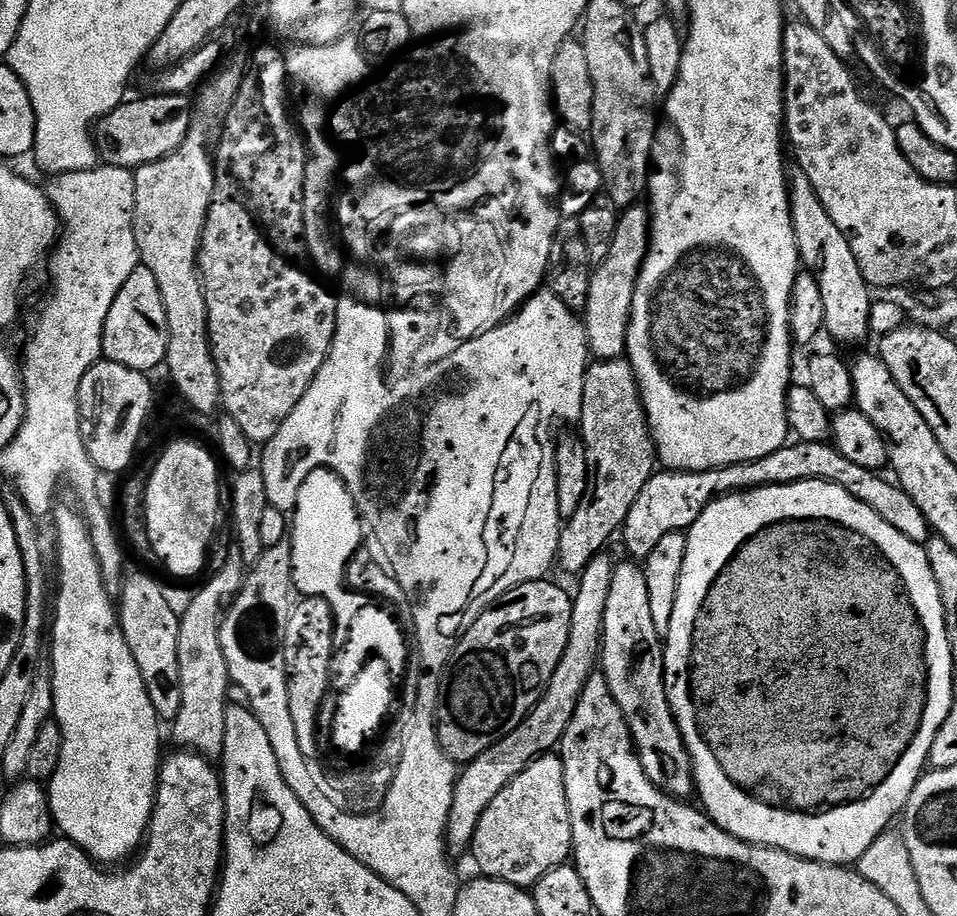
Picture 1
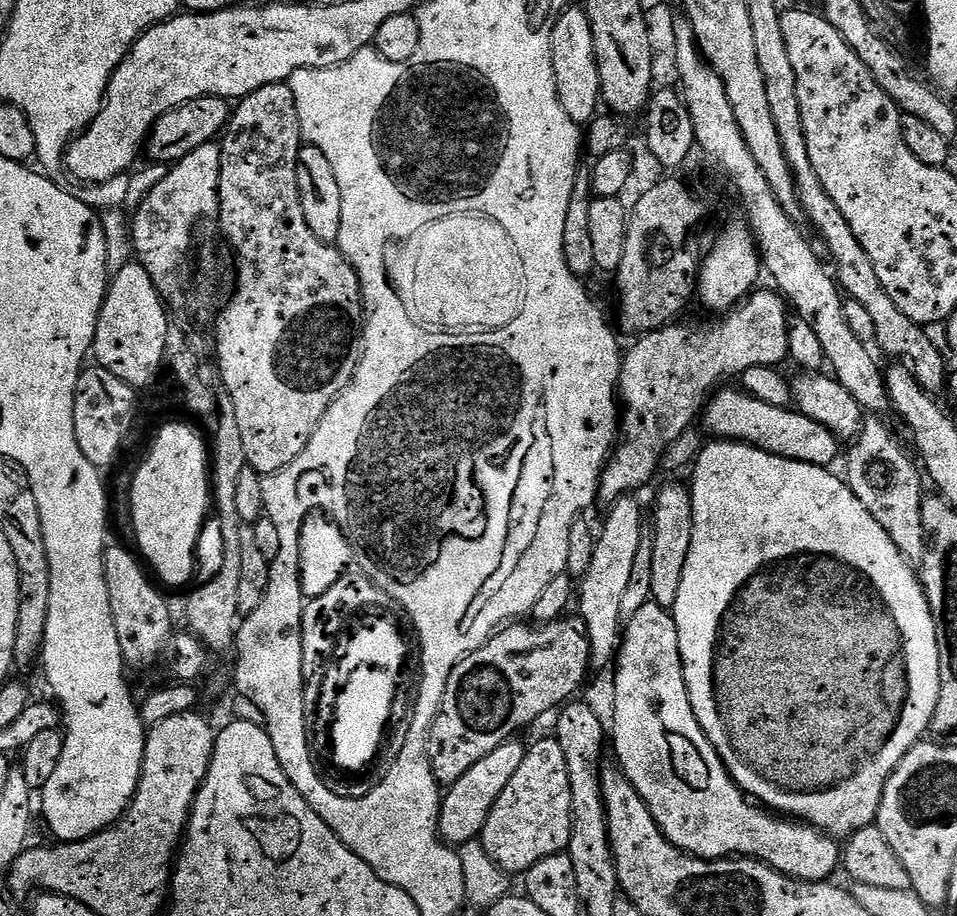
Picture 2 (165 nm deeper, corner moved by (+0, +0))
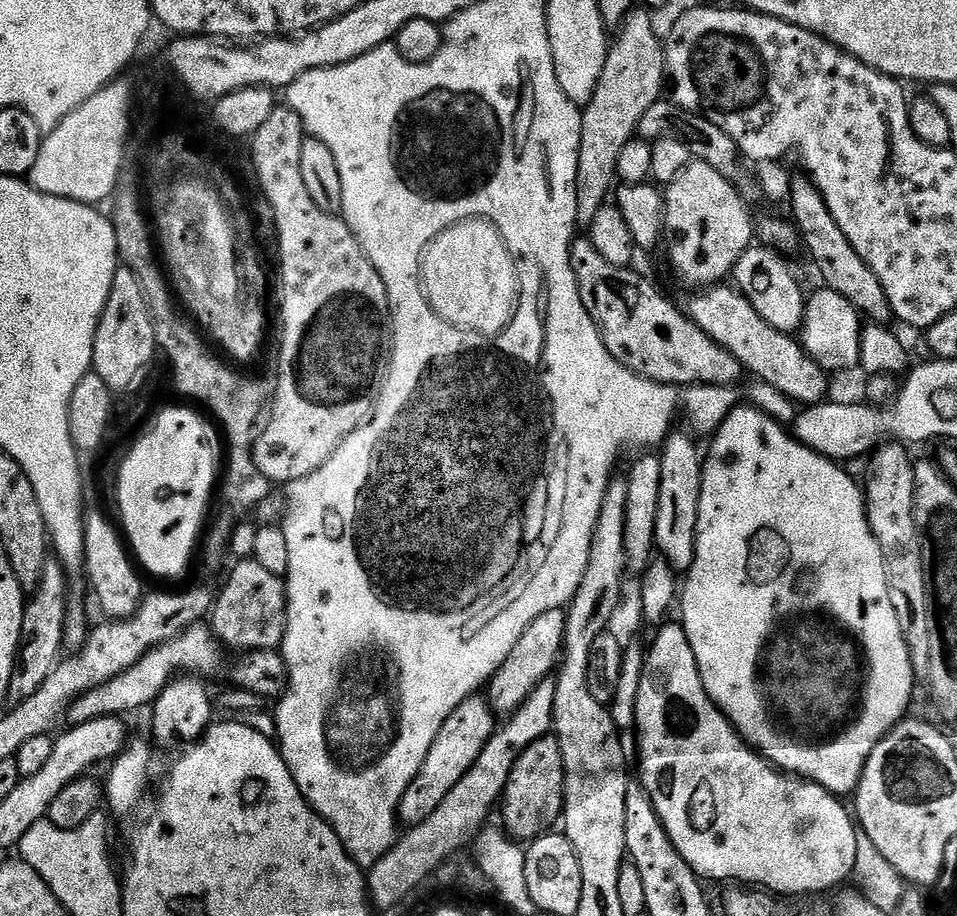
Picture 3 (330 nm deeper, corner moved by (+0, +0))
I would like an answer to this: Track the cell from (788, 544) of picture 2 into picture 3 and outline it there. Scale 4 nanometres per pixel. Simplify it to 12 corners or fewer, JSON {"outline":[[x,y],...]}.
{"outline":[[757,408],[678,596],[706,694],[838,797],[918,687],[866,497]]}

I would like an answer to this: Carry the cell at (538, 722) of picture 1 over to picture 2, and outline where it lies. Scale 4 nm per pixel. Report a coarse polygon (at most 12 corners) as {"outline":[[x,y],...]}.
{"outline":[[635,495],[607,509],[578,590],[596,668],[617,659],[622,597],[646,512]]}

